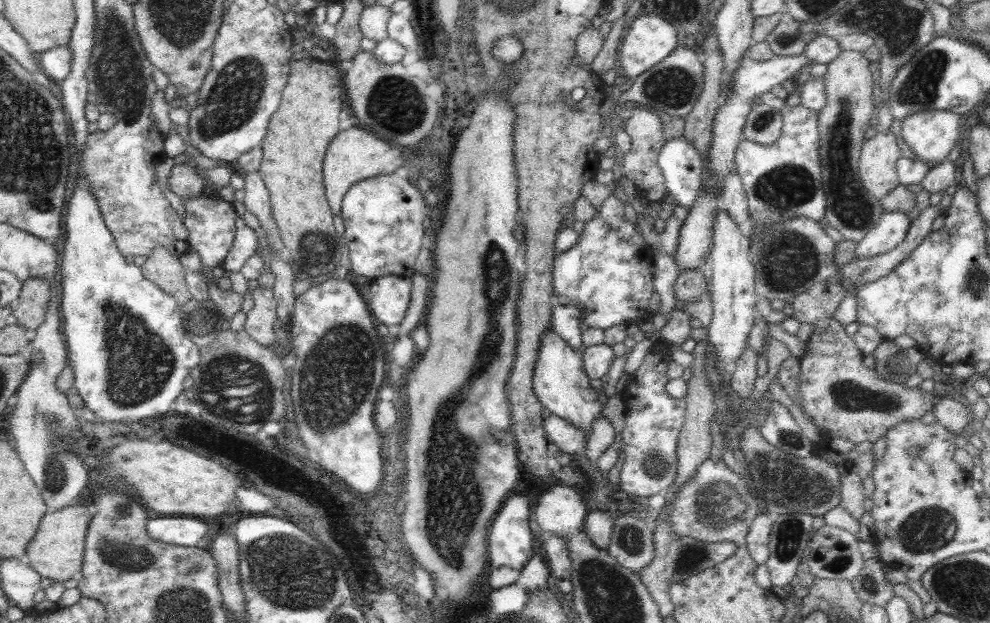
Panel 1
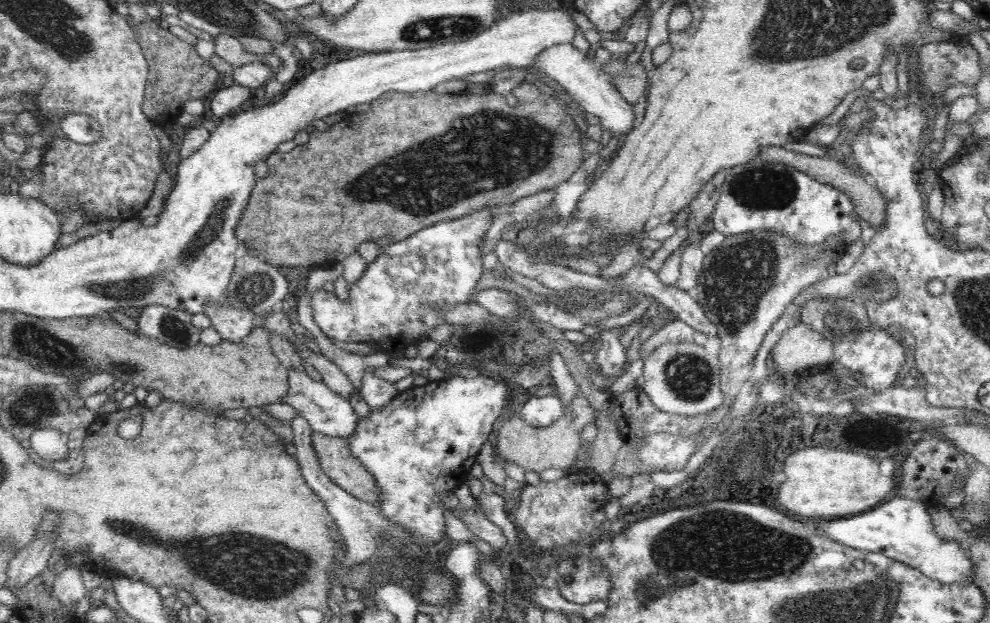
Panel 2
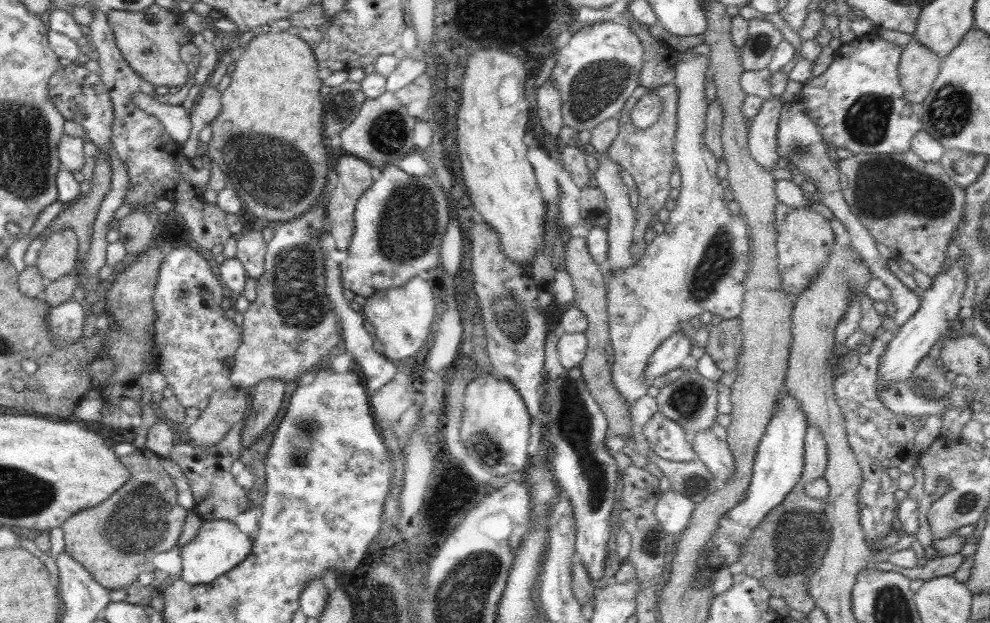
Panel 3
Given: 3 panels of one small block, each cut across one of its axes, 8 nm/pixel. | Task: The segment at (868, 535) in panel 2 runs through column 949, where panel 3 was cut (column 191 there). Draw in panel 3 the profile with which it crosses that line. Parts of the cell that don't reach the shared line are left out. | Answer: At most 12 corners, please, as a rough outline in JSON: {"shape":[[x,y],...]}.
{"shape":[[229,520],[203,521],[179,548],[180,578],[208,584],[252,550]]}

